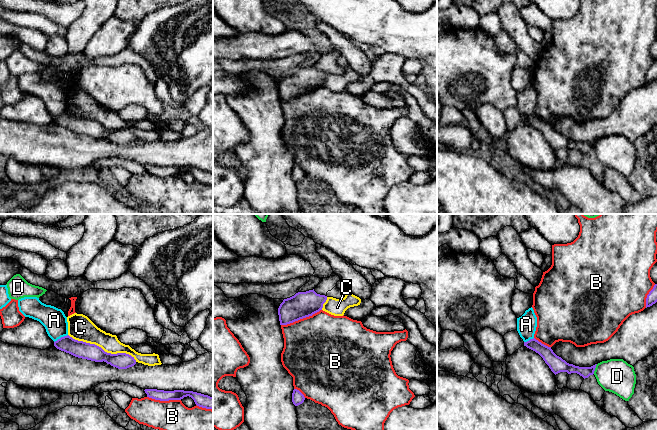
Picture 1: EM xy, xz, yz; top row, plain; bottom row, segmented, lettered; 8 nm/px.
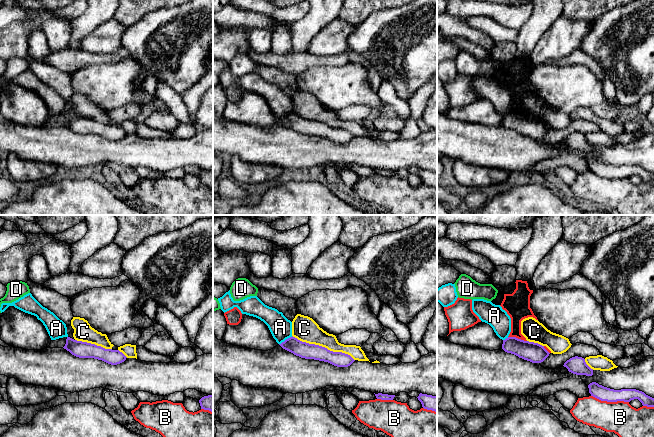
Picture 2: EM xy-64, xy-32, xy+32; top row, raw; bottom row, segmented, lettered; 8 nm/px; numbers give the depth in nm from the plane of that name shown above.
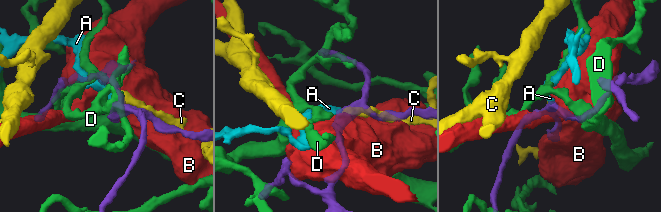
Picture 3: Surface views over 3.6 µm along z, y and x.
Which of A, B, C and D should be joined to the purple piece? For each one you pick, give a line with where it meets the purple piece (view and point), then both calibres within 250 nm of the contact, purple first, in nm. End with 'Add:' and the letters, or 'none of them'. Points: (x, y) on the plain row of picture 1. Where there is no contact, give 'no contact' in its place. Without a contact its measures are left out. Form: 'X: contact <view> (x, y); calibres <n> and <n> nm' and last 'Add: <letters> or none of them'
Add: none of them

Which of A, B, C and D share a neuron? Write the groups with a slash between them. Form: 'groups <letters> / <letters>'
groups A / B / C / D

